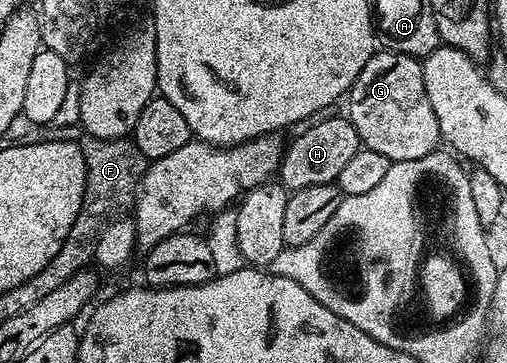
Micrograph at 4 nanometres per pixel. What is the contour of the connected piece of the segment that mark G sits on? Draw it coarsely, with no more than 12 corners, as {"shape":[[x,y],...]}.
{"shape":[[375,51],[348,119],[391,162],[439,147],[419,57]]}

